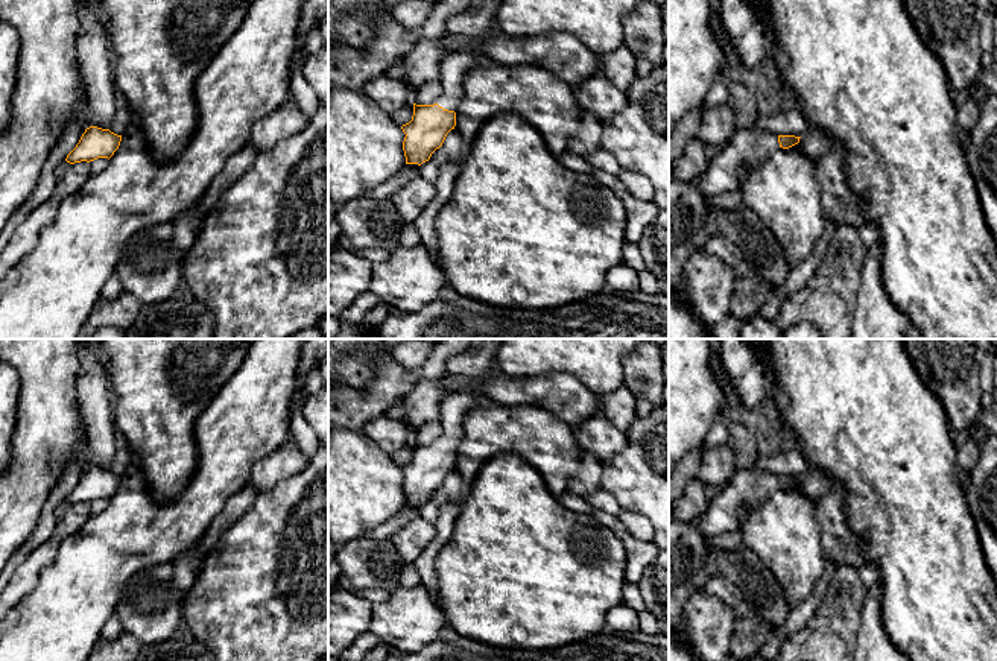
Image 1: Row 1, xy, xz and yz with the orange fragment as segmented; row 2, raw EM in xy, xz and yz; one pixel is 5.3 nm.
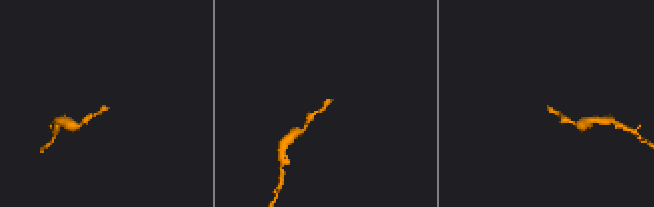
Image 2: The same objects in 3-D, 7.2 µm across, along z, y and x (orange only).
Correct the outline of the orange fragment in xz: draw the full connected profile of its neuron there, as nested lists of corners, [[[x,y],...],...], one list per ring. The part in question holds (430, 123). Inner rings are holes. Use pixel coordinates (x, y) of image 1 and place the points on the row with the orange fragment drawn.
[[[470,47],[451,49],[439,62],[442,94],[435,105],[413,103],[412,120],[401,126],[406,134],[403,150],[406,164],[429,161],[447,134],[456,126],[456,106],[464,99],[464,79],[479,62]]]

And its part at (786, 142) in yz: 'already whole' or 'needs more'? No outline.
needs more

